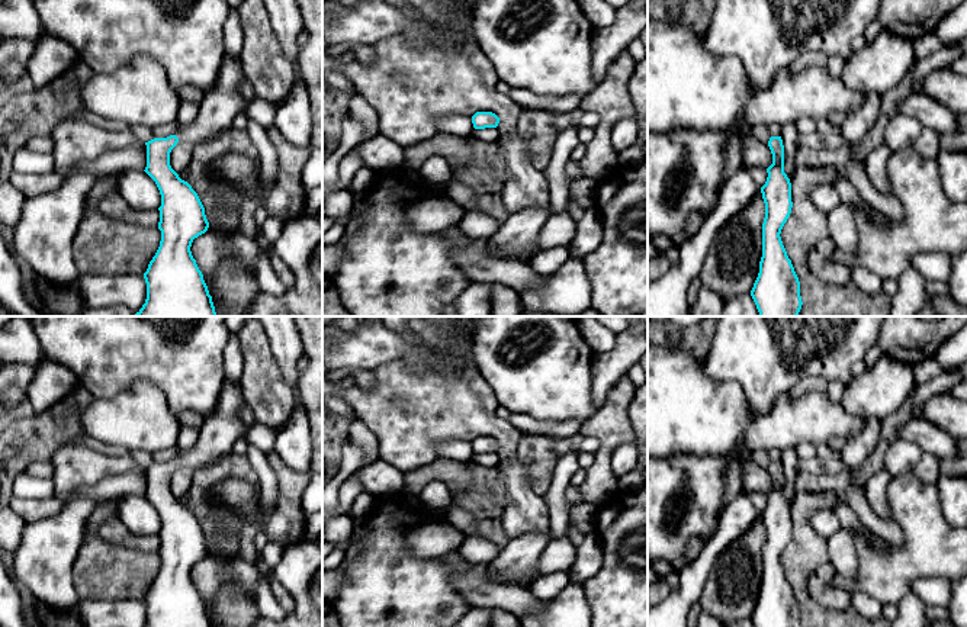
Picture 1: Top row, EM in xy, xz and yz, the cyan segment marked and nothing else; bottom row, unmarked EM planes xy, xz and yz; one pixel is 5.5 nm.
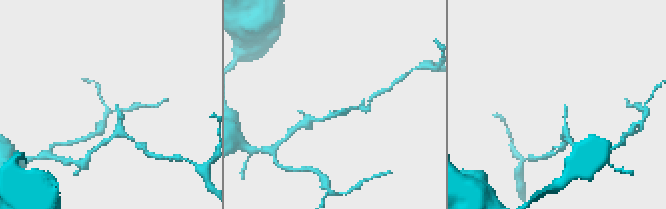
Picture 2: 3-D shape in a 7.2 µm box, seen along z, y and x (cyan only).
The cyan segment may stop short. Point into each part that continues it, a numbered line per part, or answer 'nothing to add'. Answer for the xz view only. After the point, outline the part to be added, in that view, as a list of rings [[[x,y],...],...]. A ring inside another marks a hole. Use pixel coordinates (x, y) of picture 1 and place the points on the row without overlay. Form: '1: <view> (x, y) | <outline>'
nothing to add

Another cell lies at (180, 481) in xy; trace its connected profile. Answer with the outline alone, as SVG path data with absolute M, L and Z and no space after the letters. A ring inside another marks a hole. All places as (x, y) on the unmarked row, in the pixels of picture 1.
M179 466L170 478L170 491L179 498L184 495L193 482L195 469Z

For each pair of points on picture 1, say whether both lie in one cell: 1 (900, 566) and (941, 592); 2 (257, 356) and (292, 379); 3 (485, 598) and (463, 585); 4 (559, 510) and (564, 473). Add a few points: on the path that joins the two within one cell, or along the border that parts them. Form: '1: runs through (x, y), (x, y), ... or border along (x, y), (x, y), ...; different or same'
1: border along (950, 582), (943, 578), (922, 576), (909, 589); different
2: border along (267, 340), (282, 379), (292, 389), (294, 404); different
3: runs through (479, 592), (469, 585); same
4: runs through (559, 501), (561, 482); same

